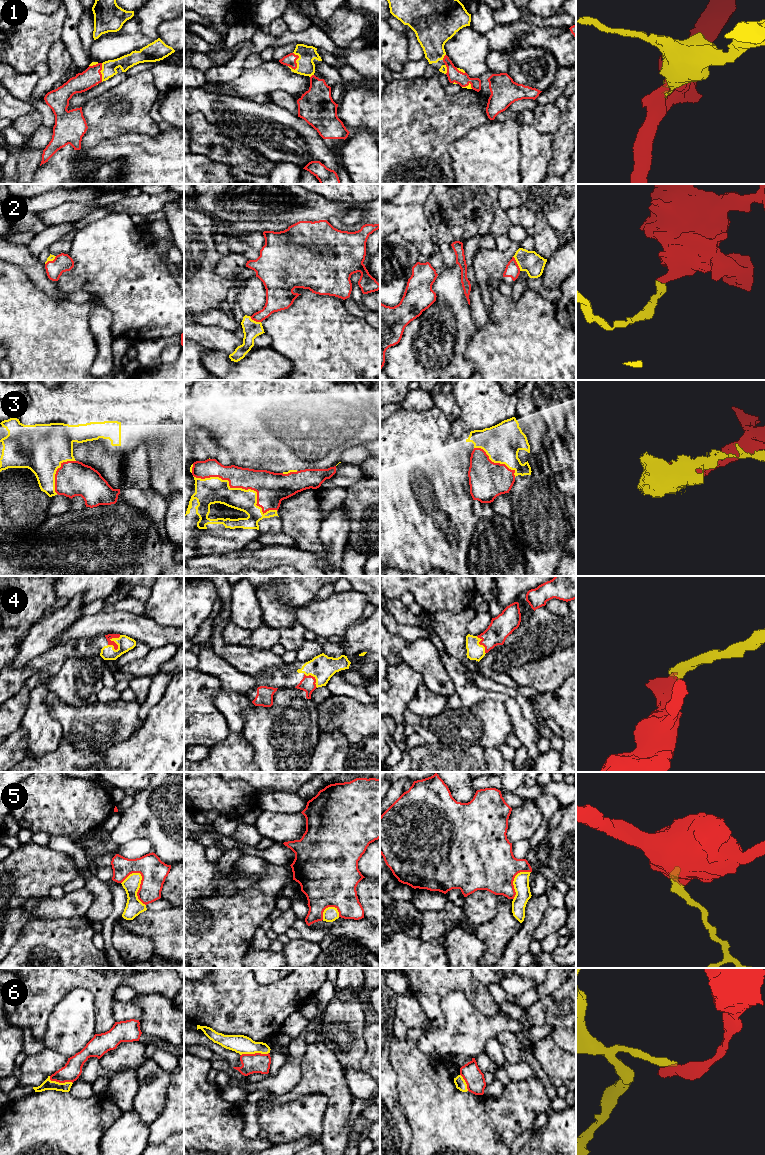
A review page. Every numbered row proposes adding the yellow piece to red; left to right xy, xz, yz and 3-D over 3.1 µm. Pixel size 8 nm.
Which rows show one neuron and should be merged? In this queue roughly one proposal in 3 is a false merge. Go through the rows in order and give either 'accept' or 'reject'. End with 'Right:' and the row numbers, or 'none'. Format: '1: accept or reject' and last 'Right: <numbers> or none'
1: accept
2: accept
3: accept
4: accept
5: reject
6: reject
Right: 1, 2, 3, 4

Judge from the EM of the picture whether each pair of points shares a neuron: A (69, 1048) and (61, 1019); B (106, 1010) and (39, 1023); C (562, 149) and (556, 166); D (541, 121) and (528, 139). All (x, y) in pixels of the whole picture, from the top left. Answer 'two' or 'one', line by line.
A: one
B: one
C: one
D: two

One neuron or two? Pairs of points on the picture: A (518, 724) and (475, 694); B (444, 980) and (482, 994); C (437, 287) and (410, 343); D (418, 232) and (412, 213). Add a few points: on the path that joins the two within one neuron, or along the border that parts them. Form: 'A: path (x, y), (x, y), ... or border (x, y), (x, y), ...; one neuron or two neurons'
A: path (513, 710), (505, 699), (489, 695); one neuron
B: path (454, 980), (463, 980), (471, 986), (475, 986); one neuron
C: path (440, 301), (440, 310), (421, 329); one neuron
D: path (414, 227), (412, 218); one neuron

